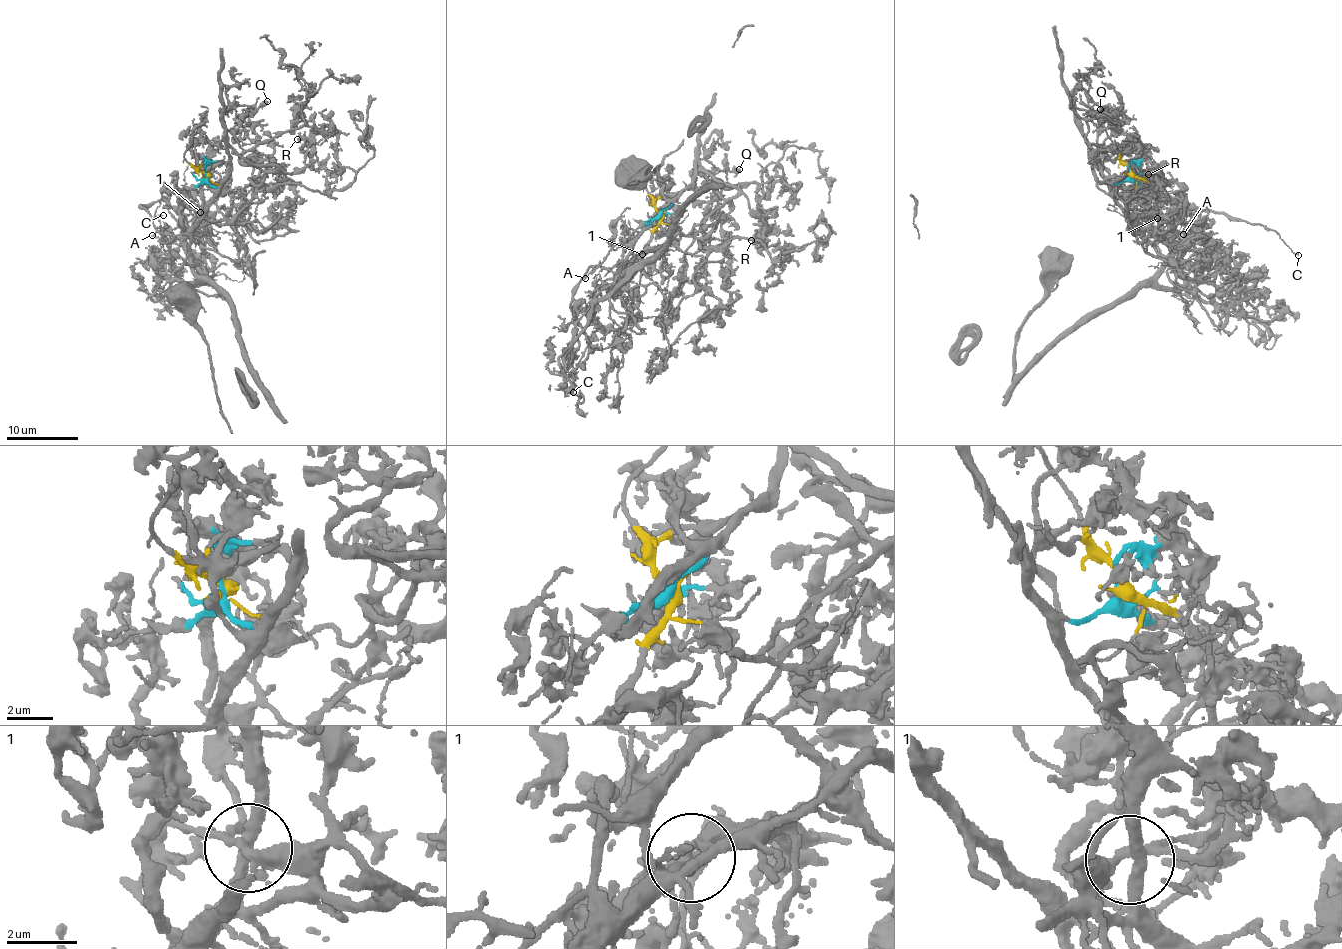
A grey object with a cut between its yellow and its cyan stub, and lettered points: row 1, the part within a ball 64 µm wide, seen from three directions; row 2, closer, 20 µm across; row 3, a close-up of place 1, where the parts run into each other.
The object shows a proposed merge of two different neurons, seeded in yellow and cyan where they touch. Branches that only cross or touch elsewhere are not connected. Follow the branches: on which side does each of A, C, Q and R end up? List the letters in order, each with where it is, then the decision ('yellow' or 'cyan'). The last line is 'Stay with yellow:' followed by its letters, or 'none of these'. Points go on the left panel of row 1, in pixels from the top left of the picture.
A: at (152, 235); yellow
C: at (163, 215); yellow
Q: at (267, 101); cyan
R: at (297, 139); cyan
Stay with yellow: A, C

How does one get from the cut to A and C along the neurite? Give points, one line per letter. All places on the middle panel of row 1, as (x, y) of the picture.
A: (661, 212), (660, 222), (638, 257), (615, 271), (596, 265), (584, 279)
C: (661, 212), (638, 257), (615, 271), (596, 265), (583, 276), (572, 313), (589, 345), (566, 384), (573, 391)

